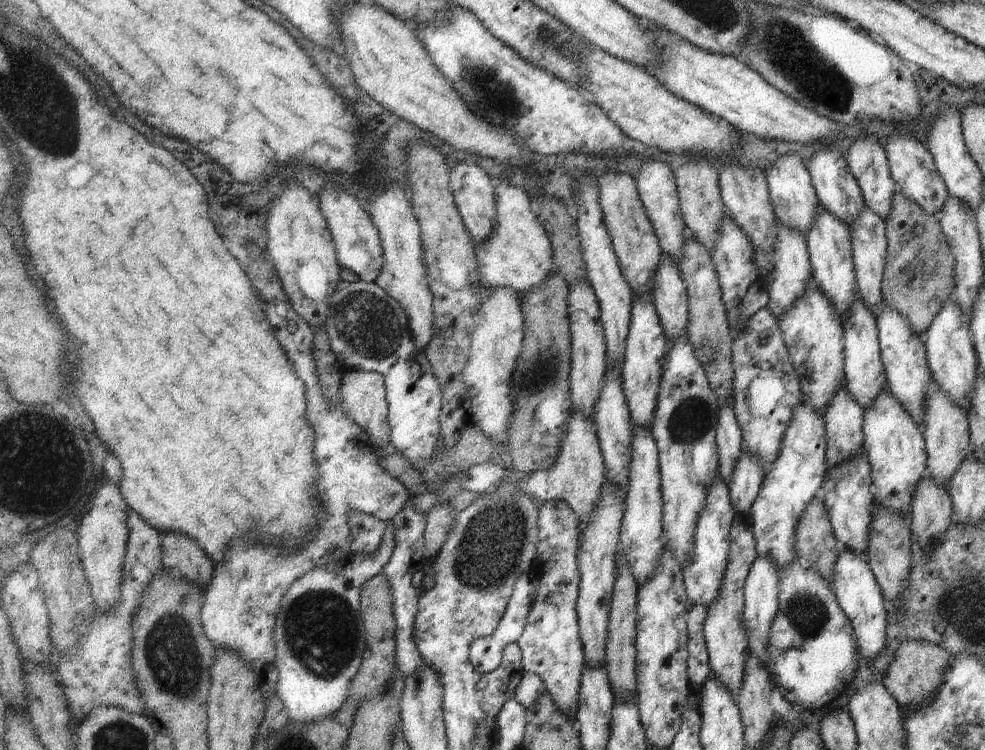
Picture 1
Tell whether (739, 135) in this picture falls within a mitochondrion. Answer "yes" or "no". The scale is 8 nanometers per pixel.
no

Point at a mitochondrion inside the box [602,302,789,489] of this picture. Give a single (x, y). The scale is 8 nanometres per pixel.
(691, 420)

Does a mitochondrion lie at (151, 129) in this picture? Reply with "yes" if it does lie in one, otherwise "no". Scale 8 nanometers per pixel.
no

